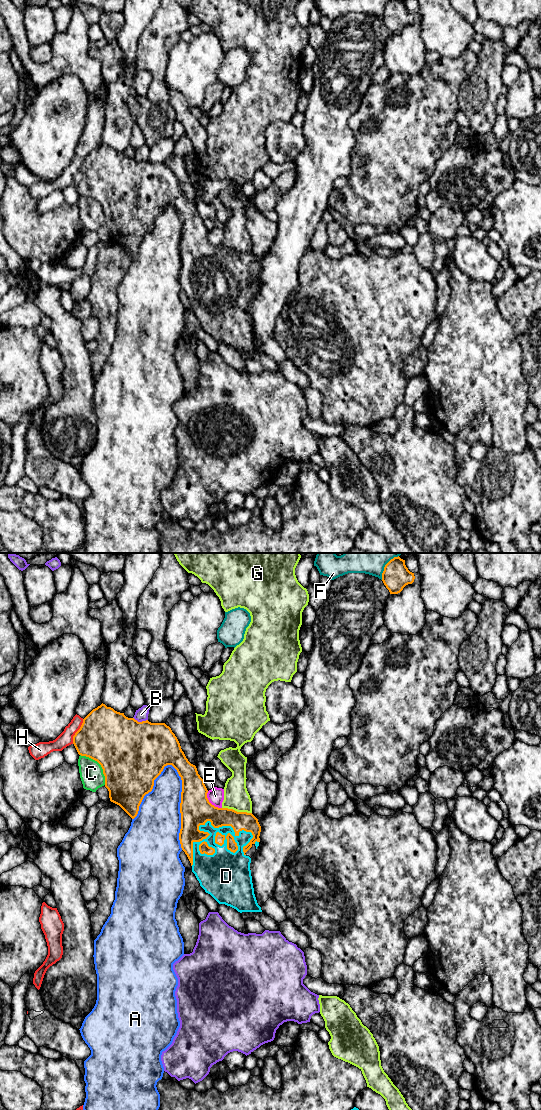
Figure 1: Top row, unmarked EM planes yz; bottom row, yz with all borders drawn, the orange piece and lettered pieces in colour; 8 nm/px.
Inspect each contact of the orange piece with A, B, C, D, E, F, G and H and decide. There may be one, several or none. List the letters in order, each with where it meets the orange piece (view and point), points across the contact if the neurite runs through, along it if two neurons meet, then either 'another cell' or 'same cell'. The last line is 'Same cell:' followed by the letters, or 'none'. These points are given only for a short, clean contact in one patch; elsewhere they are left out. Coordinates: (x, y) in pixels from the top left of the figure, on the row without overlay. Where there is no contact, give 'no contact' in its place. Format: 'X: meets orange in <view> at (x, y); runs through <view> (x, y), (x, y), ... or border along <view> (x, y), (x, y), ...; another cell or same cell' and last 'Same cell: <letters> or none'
A: meets orange in yz at (180, 245); another cell
B: meets orange in yz at (140, 162); another cell
C: meets orange in yz at (100, 204); another cell
D: meets orange in yz at (202, 264); same cell
E: meets orange in yz at (209, 242); another cell
F: meets orange in yz at (384, 10); another cell
G: meets orange in yz at (236, 251); another cell
H: meets orange in yz at (77, 171); border along yz (83, 159), (80, 168), (73, 176), (72, 183); another cell
Same cell: D

